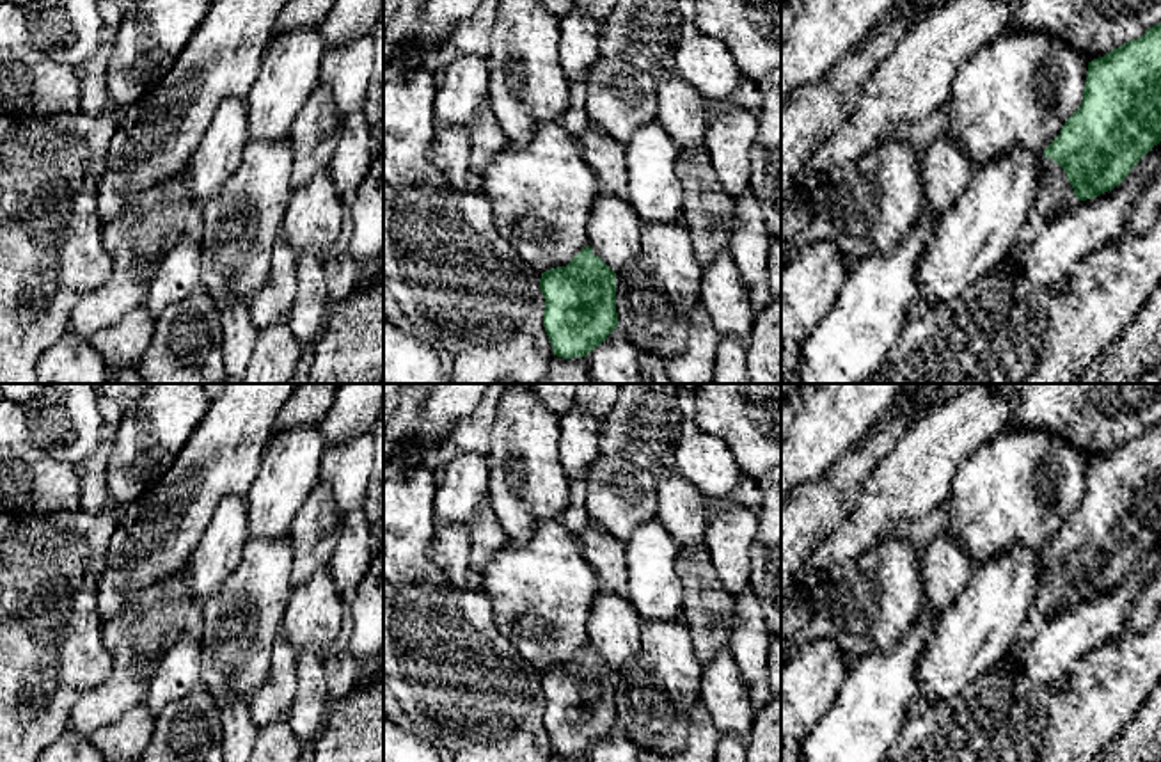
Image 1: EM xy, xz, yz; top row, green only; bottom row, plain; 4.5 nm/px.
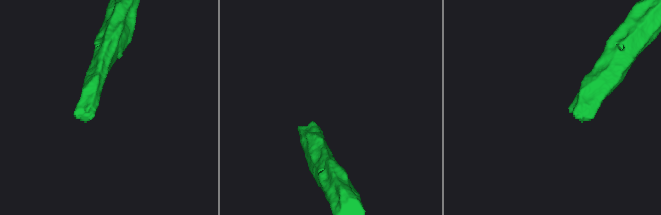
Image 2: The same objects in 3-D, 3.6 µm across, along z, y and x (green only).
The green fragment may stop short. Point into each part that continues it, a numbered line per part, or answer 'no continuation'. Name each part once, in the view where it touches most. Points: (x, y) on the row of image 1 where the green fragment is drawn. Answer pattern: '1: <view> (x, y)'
1: yz (1055, 196)

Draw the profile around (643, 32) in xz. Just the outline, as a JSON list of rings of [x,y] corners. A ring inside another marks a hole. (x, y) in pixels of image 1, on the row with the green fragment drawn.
[[[618,0],[600,25],[600,57],[659,75],[682,37],[678,0]]]

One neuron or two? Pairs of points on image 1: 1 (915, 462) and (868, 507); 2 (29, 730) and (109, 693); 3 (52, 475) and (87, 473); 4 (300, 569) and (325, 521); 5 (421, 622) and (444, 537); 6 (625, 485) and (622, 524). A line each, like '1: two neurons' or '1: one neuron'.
1: one neuron
2: two neurons
3: two neurons
4: one neuron
5: two neurons
6: one neuron

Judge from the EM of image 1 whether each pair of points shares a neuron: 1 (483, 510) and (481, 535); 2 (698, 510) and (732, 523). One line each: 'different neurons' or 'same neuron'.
1: same neuron
2: different neurons

